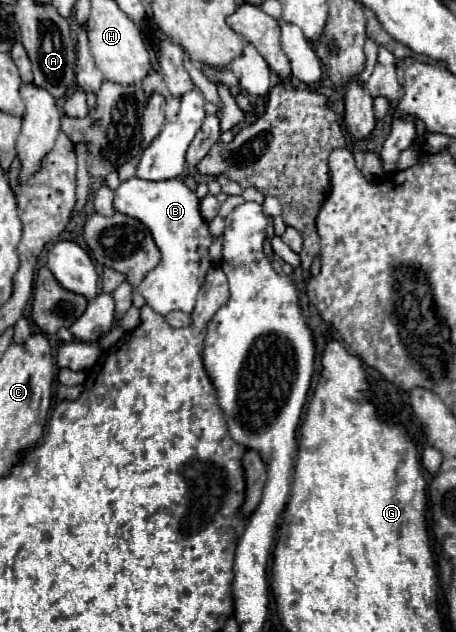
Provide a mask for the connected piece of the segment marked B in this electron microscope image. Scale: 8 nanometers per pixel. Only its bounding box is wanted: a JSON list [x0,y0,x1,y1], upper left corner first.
[114,176,214,316]

